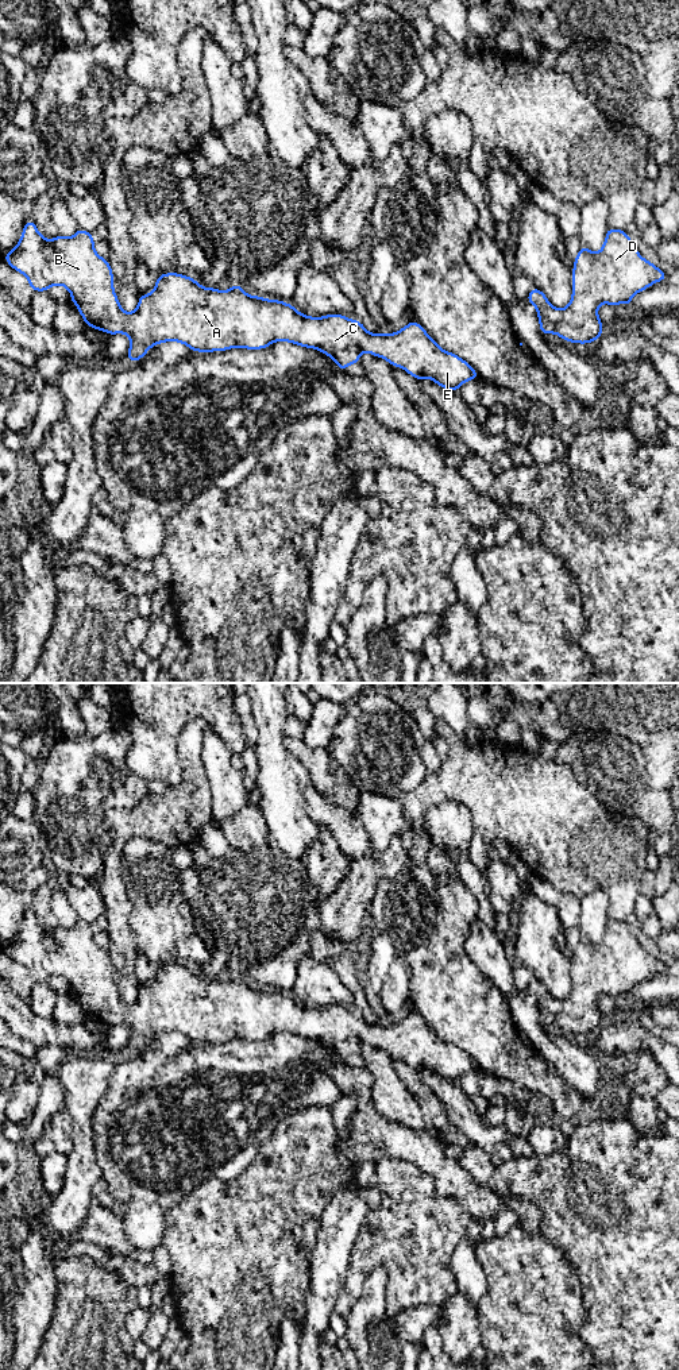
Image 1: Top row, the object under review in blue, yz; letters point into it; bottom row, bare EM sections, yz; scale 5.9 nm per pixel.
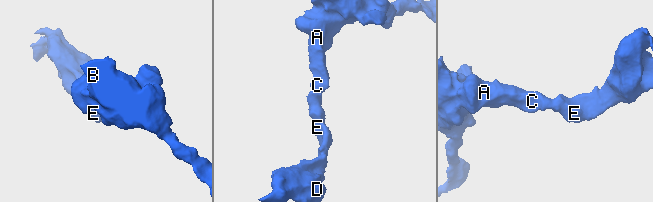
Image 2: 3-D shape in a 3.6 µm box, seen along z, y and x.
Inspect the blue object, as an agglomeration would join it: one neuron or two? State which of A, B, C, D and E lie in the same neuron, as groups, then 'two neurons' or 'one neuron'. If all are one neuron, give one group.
groups A B C D E; one neuron

